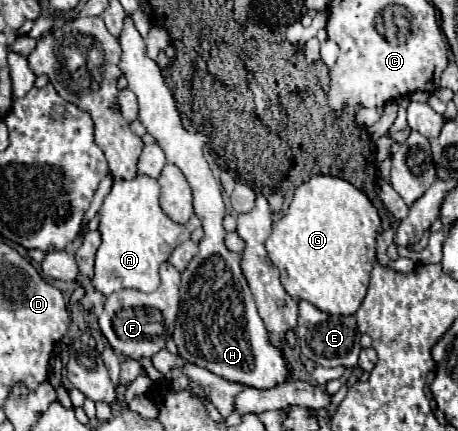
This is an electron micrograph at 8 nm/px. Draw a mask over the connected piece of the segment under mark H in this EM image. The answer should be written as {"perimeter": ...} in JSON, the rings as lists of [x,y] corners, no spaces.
{"perimeter":[[[130,16],[124,18],[124,28],[120,32],[120,70],[128,80],[128,88],[138,96],[138,118],[146,126],[148,134],[156,138],[156,144],[164,150],[168,162],[176,164],[186,176],[194,192],[194,212],[202,220],[204,238],[200,240],[200,252],[182,272],[180,286],[180,312],[172,340],[176,344],[196,344],[202,350],[202,368],[244,386],[252,388],[274,388],[290,378],[290,362],[284,352],[274,346],[268,338],[268,330],[256,310],[254,296],[242,274],[240,254],[230,252],[224,244],[226,230],[222,220],[226,216],[220,184],[216,182],[204,154],[204,138],[188,132],[182,126],[182,116],[174,92],[162,74],[160,66],[146,56],[146,44],[140,32],[134,28]]]}

